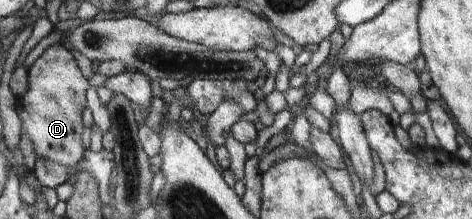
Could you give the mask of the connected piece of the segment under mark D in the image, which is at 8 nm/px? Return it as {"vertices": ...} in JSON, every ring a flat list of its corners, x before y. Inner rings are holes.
{"vertices":[[61,42,47,48,28,69,28,88,16,102,22,129,28,132,37,155,62,166,74,166,82,160,85,149,81,134,82,110,86,107,85,94,90,87,72,53]]}

